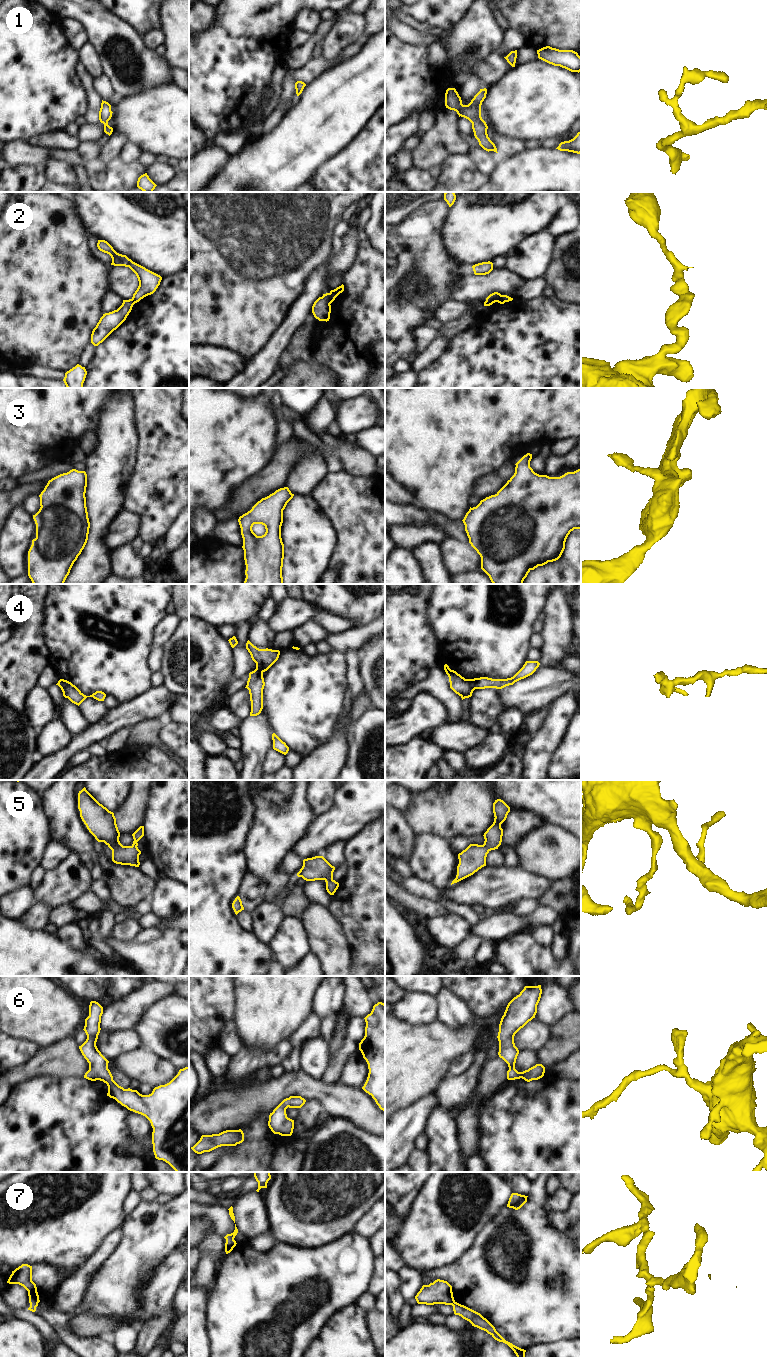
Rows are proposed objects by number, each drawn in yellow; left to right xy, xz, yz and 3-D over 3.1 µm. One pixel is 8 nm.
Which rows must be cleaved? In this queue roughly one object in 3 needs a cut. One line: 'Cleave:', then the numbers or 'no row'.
Cleave: 2, 4

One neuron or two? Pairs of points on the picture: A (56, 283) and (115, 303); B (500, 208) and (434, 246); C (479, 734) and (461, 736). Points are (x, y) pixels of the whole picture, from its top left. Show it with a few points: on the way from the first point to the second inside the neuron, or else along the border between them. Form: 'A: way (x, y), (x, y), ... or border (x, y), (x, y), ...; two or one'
A: border (108, 290), (102, 300), (102, 313); two
B: border (445, 218), (441, 229), (442, 244), (455, 261); two
C: way (475, 736), (465, 736); one

